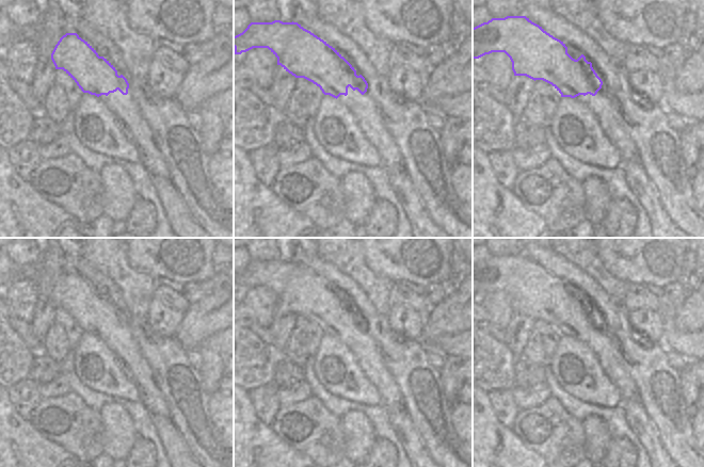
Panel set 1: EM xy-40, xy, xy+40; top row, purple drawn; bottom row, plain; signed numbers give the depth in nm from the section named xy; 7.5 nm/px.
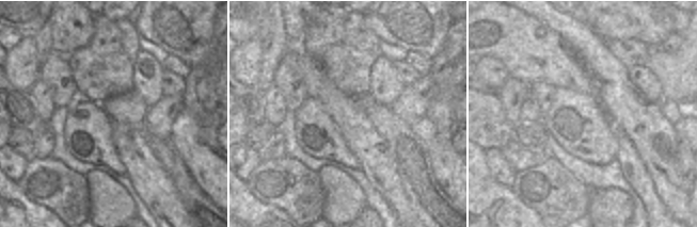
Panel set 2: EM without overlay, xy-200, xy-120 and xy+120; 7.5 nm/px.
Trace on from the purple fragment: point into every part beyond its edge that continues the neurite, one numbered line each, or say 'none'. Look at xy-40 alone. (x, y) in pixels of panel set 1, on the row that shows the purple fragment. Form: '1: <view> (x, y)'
1: xy-40 (125, 109)

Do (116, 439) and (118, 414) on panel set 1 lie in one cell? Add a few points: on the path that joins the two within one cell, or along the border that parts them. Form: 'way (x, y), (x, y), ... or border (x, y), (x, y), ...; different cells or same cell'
way (118, 433), (118, 420); same cell

